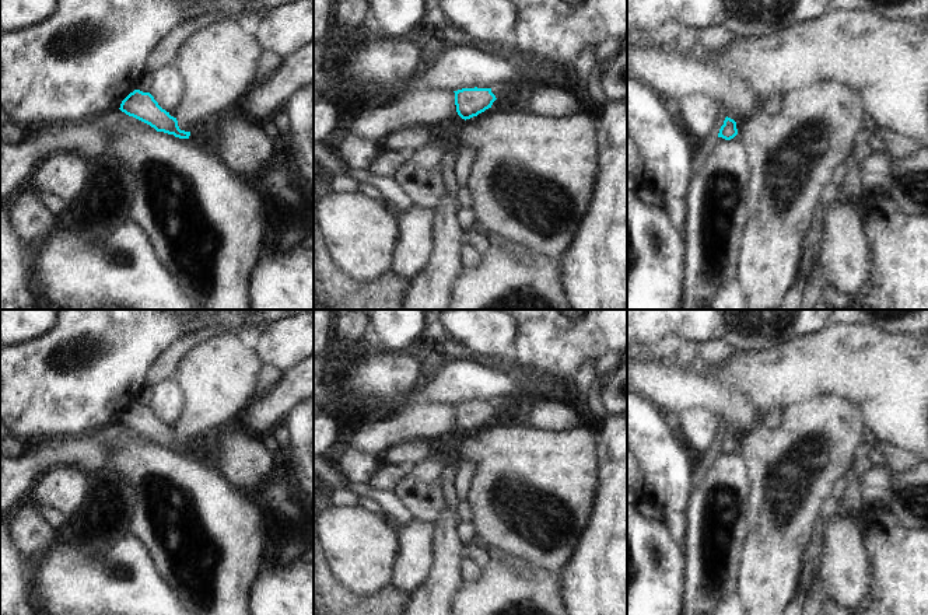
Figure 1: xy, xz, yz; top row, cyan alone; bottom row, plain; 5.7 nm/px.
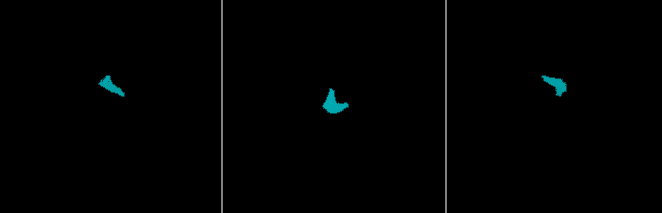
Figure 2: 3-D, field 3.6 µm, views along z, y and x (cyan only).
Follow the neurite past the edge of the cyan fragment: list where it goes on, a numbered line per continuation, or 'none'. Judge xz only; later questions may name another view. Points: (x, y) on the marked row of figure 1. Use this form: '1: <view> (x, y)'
1: xz (498, 104)

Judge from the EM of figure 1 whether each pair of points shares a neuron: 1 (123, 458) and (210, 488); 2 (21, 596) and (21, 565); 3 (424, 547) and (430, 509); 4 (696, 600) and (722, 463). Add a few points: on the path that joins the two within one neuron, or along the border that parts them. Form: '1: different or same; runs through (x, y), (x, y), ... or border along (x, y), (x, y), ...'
1: same; runs through (144, 464), (158, 472), (168, 474), (189, 488)
2: same; runs through (21, 589), (21, 572)
3: different; border along (416, 519), (434, 524)
4: same; runs through (697, 566), (700, 512), (704, 496)

